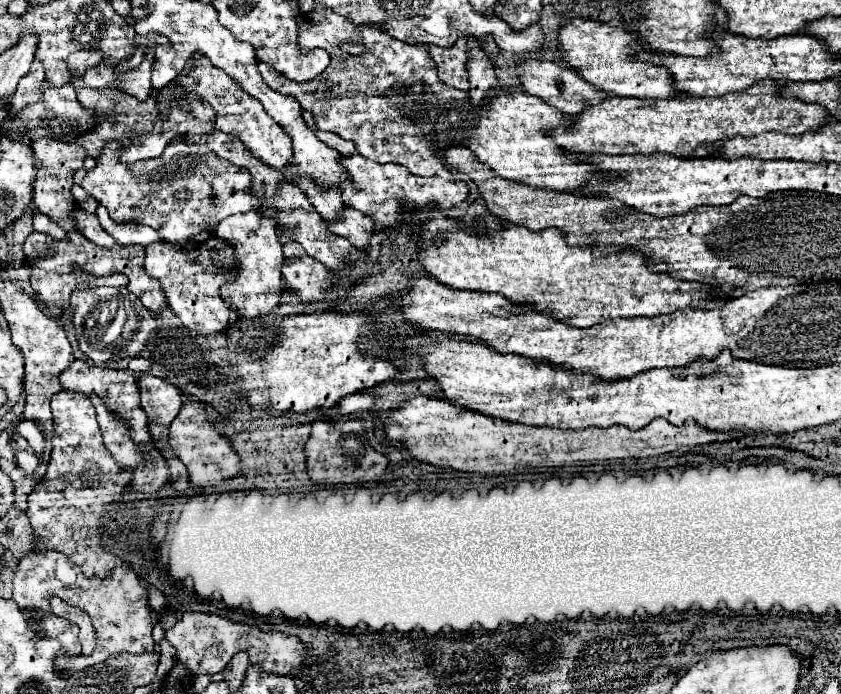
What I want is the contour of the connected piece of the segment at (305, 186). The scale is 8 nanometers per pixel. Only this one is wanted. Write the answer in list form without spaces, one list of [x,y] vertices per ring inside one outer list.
[[[296,178],[296,184],[300,186],[300,190],[310,198],[312,206],[316,208],[316,212],[322,218],[334,220],[342,210],[342,194],[340,188],[332,188],[332,190],[320,190],[320,186],[316,186],[316,182],[308,182],[308,178]]]

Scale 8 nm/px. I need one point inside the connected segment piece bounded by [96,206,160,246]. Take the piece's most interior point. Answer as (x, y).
(126, 234)

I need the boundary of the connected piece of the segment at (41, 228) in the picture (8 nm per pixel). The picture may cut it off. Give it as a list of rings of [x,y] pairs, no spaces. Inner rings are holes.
[[[34,210],[34,216],[32,216],[32,226],[36,232],[44,232],[44,234],[50,234],[52,238],[60,240],[60,238],[66,238],[66,232],[56,224],[52,222],[48,216],[44,216],[42,212]]]

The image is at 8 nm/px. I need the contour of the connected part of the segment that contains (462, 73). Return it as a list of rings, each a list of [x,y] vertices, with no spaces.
[[[462,36],[458,38],[458,42],[452,48],[438,48],[438,46],[430,46],[430,54],[438,64],[438,76],[446,86],[458,88],[468,92],[470,84],[468,84],[468,72],[466,72],[466,42],[468,38]]]

